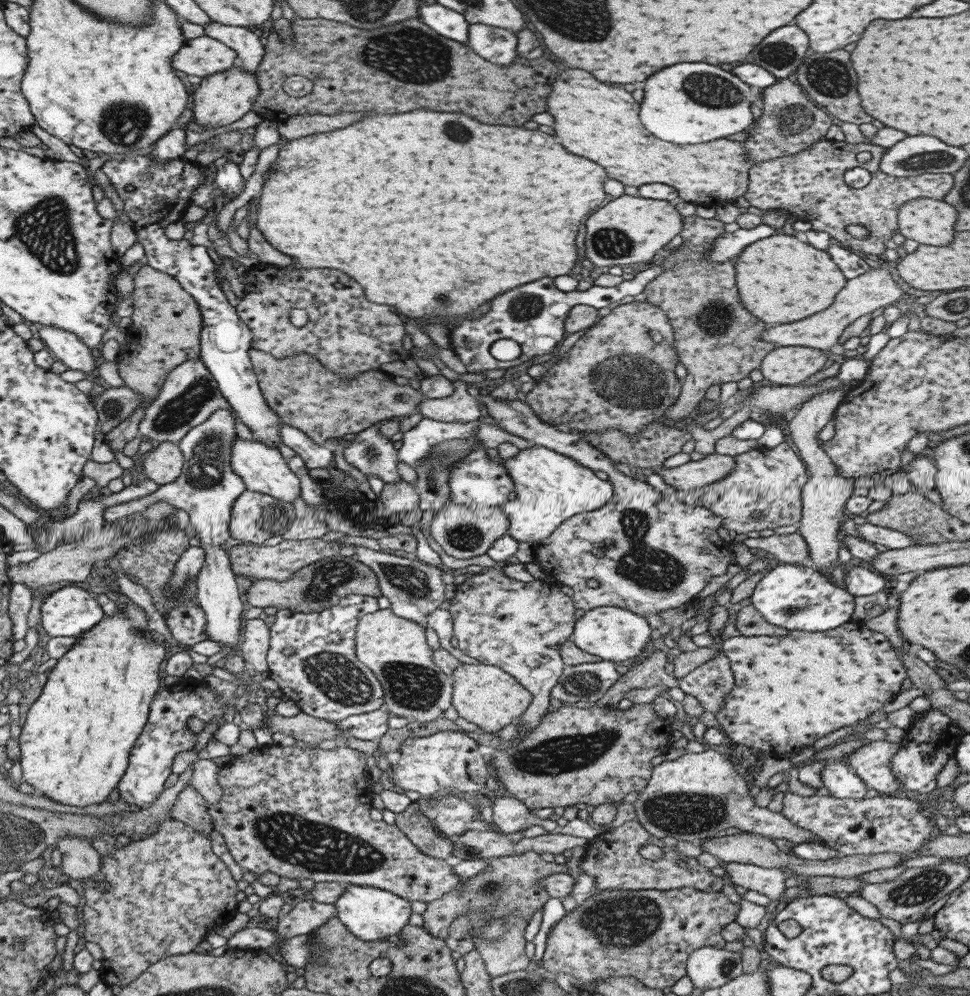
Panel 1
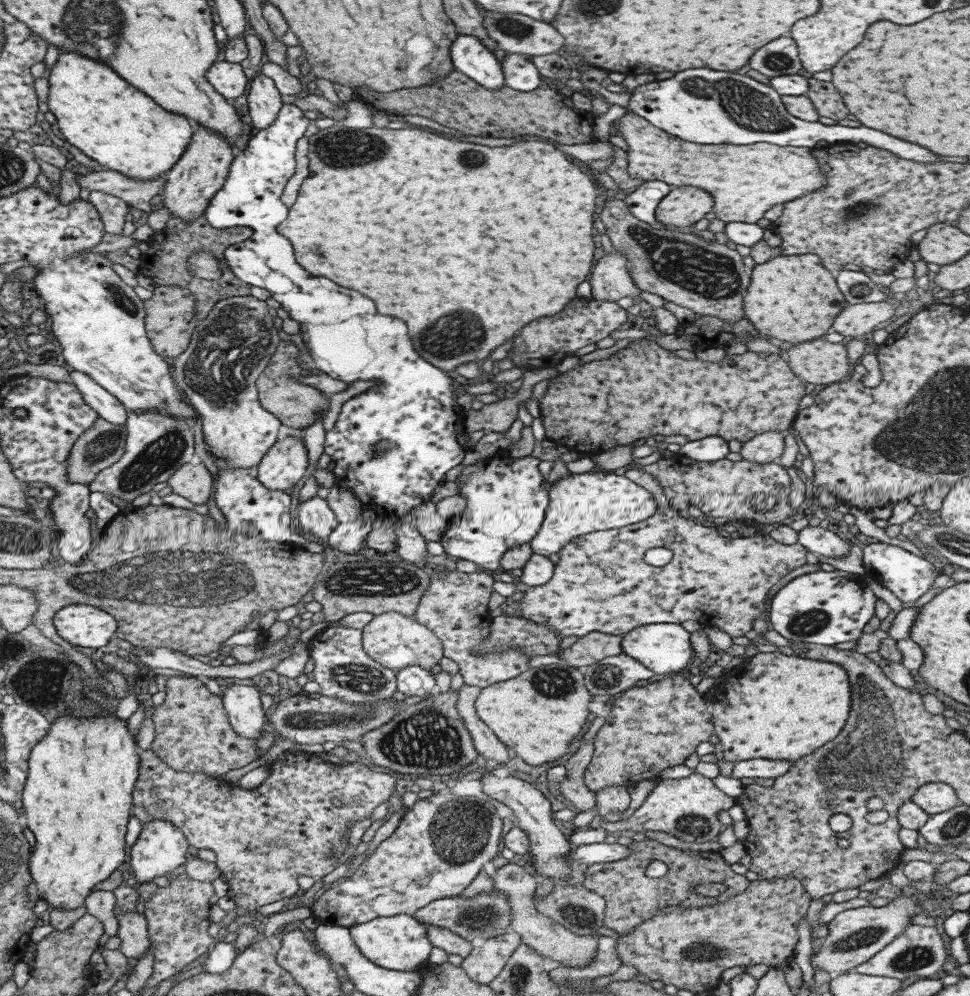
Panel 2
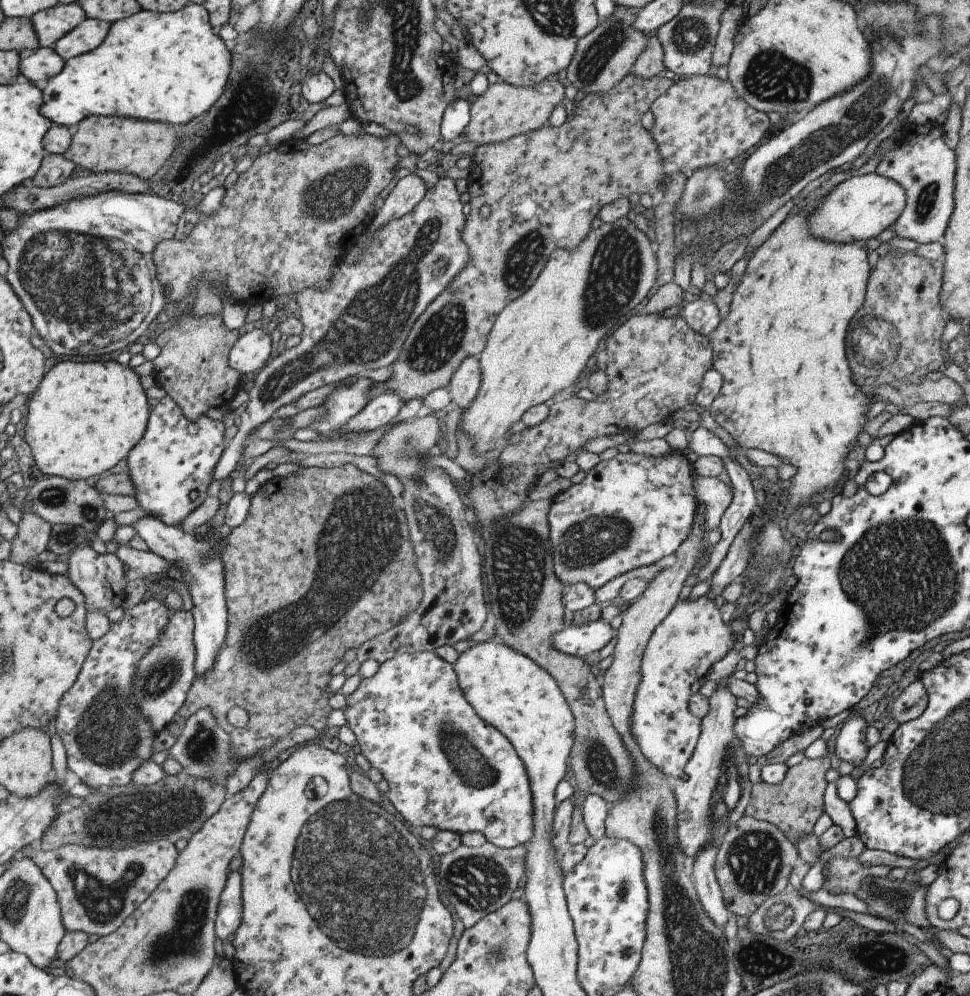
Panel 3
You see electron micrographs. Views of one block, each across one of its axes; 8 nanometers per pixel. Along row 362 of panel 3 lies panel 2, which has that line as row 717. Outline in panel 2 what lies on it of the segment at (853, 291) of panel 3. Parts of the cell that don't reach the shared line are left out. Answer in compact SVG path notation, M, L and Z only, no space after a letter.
M780 651L758 652L744 659L730 671L724 672L719 684L713 688L714 698L709 711L714 734L718 738L718 759L733 764L750 758L796 761L819 748L823 742L833 740L843 728L845 716L850 711L847 678L845 670L835 663L787 656Z

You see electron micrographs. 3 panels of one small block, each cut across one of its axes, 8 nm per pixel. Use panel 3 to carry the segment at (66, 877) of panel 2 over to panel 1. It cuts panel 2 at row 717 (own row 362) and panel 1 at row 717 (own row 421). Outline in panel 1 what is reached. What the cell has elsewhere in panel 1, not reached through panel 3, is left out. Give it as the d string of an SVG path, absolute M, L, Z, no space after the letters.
M120 592L115 593L118 595L119 601L124 604L125 612L122 613L116 608L113 616L104 616L93 628L89 628L87 632L77 636L79 640L71 646L71 650L67 650L61 658L56 660L56 664L51 668L40 695L30 705L25 716L25 722L20 727L18 746L22 779L31 788L38 791L41 796L45 796L45 798L49 798L49 800L53 800L57 804L63 804L63 806L79 806L79 809L85 809L85 806L101 804L101 802L105 802L108 799L107 795L116 787L119 778L123 776L123 772L127 768L129 750L131 750L133 742L136 742L137 736L141 734L147 722L150 702L156 691L159 690L158 669L165 656L165 648L163 644L158 643L154 638L145 636L145 631L149 630L147 630L147 621L143 610L141 610L142 608Z

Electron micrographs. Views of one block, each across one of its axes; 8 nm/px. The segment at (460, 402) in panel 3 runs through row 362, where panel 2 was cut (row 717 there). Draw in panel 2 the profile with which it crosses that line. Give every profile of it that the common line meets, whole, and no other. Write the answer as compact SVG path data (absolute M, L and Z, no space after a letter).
M463 685L456 690L455 708L470 734L473 748L486 760L495 760L503 764L508 761L505 745L498 740L494 732L479 720L474 708L475 697L480 692L479 687Z

